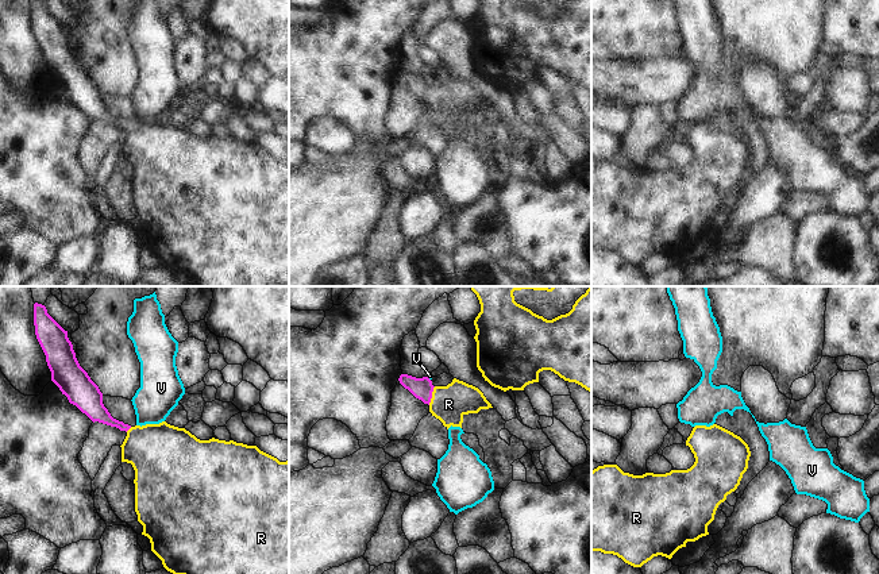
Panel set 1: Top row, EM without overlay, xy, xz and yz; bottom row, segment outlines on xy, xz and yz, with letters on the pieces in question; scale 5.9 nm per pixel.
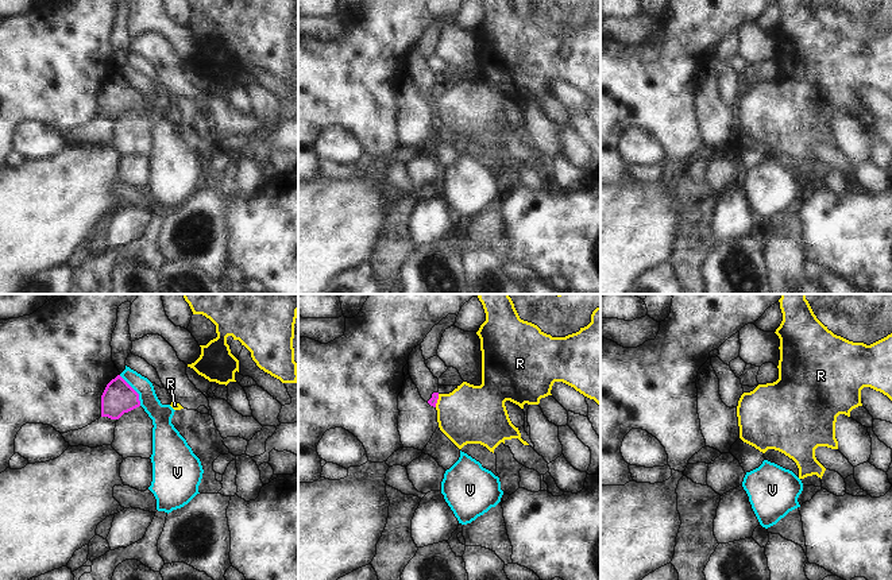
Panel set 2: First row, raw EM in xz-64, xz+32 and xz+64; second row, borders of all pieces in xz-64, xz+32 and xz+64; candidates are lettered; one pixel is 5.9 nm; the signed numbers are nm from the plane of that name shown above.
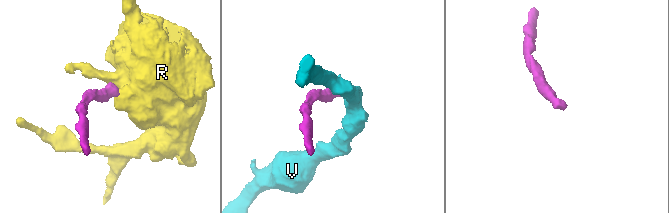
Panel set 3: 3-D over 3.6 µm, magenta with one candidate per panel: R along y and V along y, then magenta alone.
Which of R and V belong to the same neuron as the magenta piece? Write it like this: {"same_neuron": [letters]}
{"same_neuron": ["R"]}

